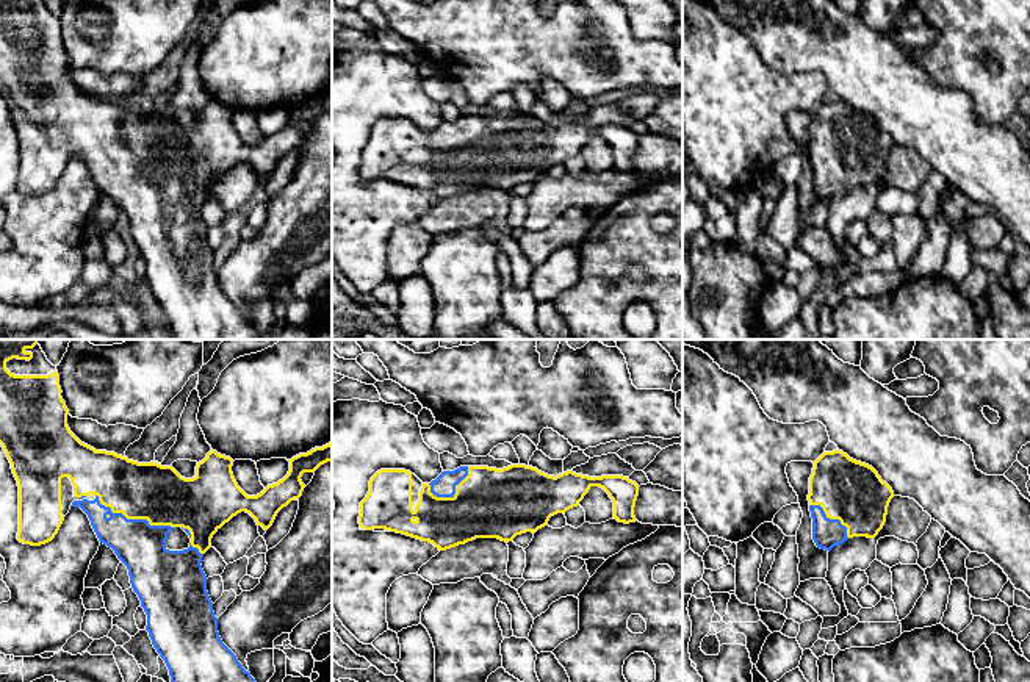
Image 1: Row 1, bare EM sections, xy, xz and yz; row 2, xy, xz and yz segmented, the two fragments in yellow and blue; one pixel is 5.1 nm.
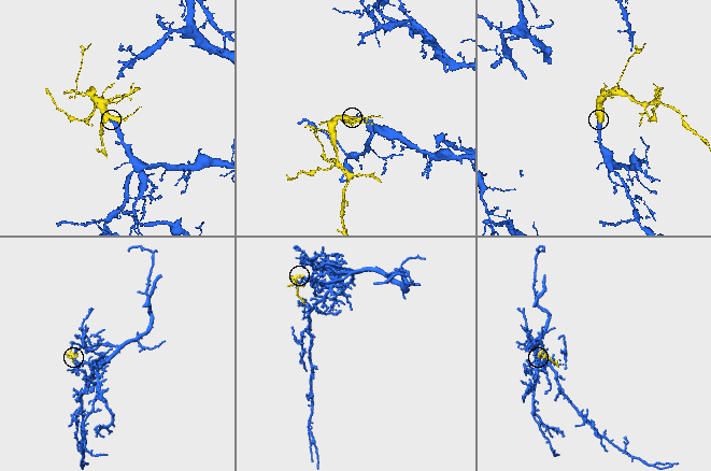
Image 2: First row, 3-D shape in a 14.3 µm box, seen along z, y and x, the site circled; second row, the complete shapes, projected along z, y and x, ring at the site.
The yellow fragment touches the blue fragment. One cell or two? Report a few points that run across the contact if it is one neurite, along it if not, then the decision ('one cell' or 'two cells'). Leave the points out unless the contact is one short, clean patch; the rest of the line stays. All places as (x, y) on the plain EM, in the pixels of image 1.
one cell

